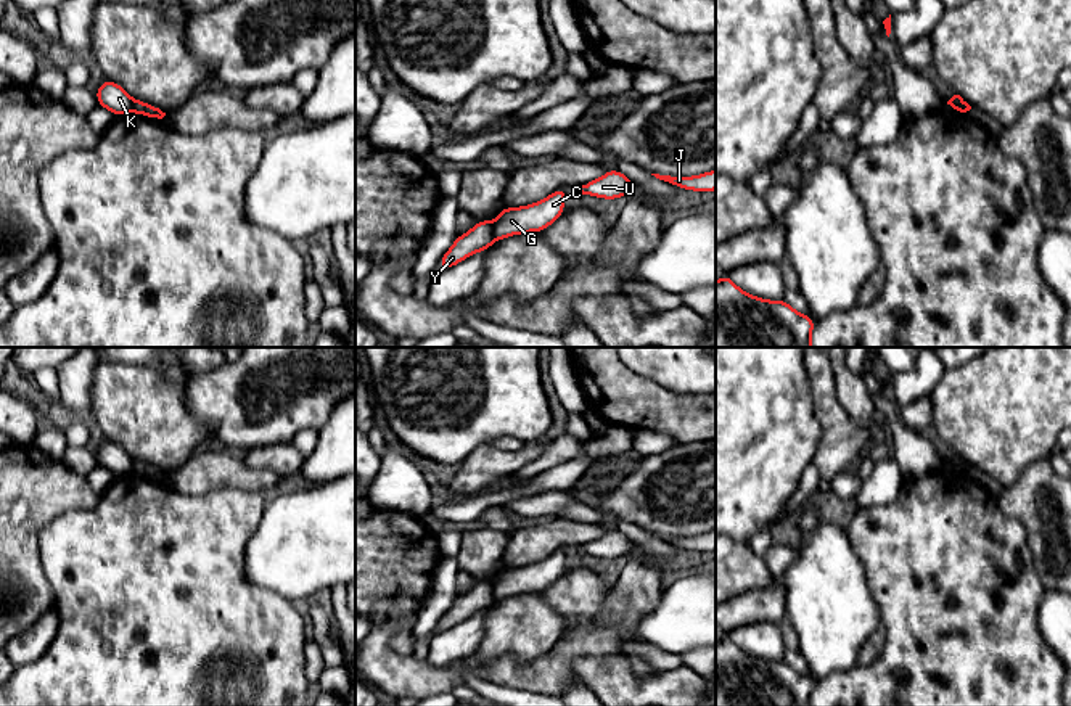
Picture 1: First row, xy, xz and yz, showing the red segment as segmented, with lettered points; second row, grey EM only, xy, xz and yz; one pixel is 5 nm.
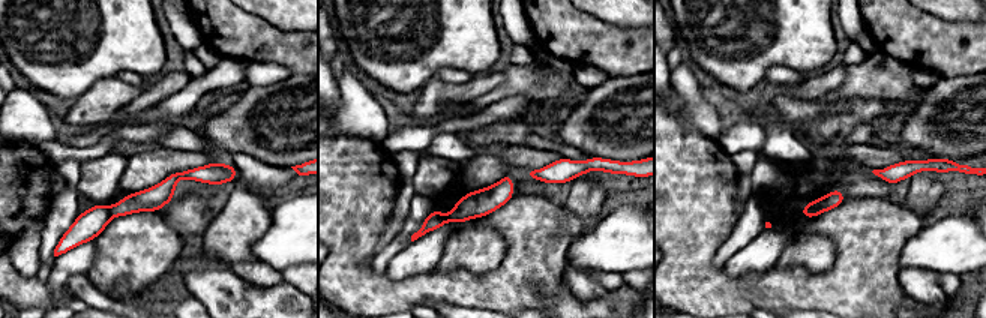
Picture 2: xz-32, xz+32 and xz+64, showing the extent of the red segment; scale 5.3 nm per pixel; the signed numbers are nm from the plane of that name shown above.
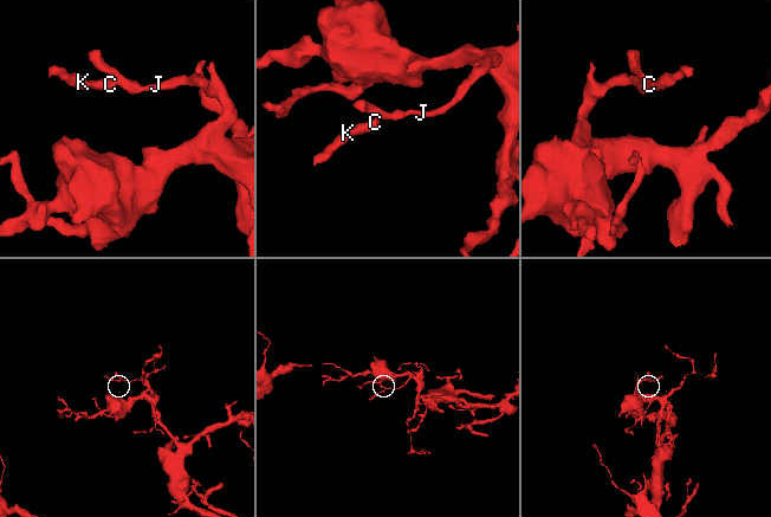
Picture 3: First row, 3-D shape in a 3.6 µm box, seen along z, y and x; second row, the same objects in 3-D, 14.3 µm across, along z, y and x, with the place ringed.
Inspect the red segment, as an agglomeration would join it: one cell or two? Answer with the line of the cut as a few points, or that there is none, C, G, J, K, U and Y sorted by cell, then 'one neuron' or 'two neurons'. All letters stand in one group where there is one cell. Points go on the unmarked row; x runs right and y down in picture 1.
cut in xz along (491, 584), (491, 592), (496, 599); C G J U / K Y; two neurons

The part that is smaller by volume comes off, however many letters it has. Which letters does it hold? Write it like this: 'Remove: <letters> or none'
Remove: K, Y

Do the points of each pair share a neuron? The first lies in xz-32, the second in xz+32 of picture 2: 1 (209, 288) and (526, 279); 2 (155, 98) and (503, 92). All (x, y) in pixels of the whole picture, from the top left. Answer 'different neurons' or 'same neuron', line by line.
1: different neurons
2: same neuron

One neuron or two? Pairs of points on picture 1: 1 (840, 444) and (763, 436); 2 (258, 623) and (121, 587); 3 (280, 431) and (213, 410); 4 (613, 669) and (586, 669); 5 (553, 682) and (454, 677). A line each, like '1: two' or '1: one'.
1: two
2: one
3: one
4: one
5: one

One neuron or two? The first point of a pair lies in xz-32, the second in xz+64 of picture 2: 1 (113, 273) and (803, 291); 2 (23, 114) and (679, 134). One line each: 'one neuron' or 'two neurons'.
1: two neurons
2: two neurons

